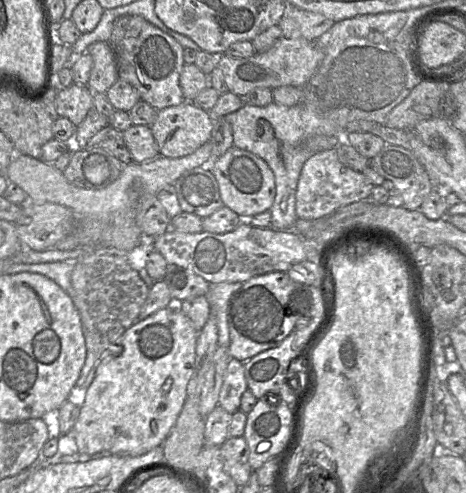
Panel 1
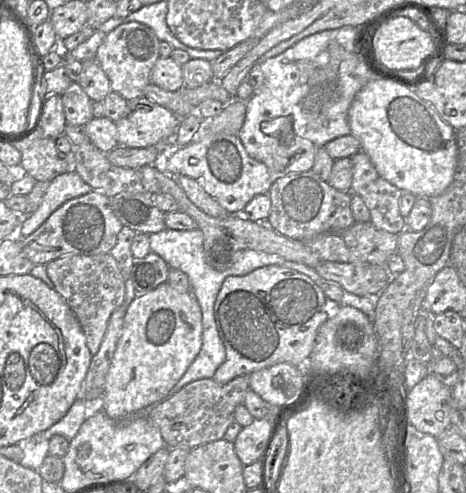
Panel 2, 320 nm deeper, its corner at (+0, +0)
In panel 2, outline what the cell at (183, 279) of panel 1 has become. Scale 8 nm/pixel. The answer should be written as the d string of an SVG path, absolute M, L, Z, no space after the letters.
M157 254L135 259L130 273L137 296L142 296L167 282L170 266Z

